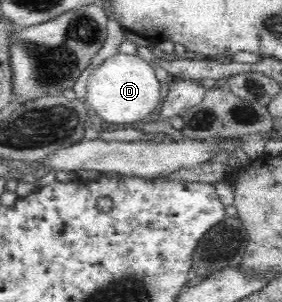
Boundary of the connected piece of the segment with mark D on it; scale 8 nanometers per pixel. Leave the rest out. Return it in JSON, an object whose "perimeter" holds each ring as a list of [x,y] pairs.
{"perimeter":[[[118,52],[93,67],[87,79],[85,99],[101,118],[114,124],[137,125],[160,103],[160,81],[154,74],[156,68],[137,55]]]}

